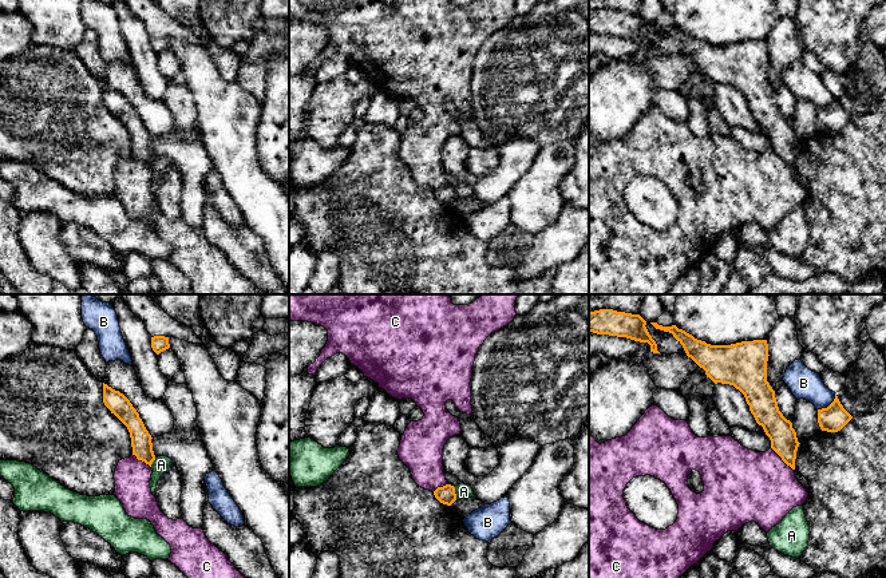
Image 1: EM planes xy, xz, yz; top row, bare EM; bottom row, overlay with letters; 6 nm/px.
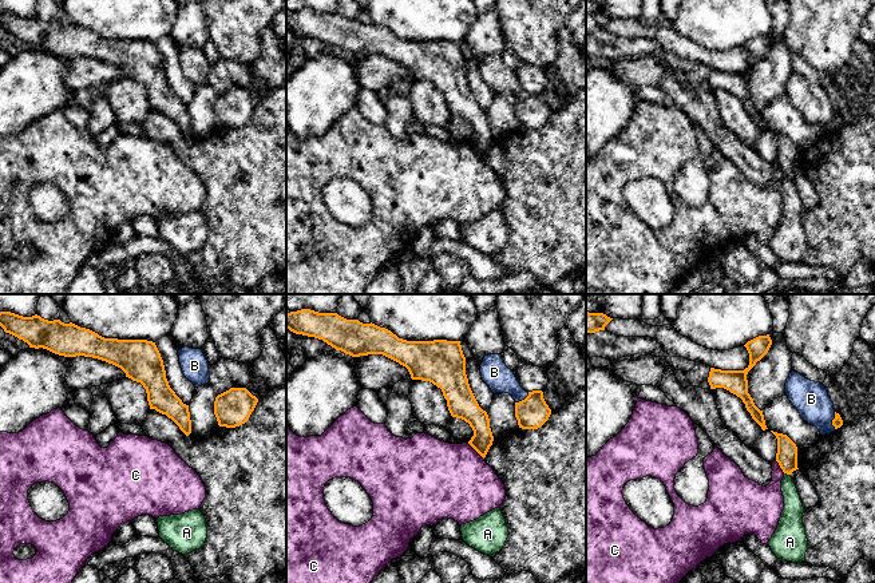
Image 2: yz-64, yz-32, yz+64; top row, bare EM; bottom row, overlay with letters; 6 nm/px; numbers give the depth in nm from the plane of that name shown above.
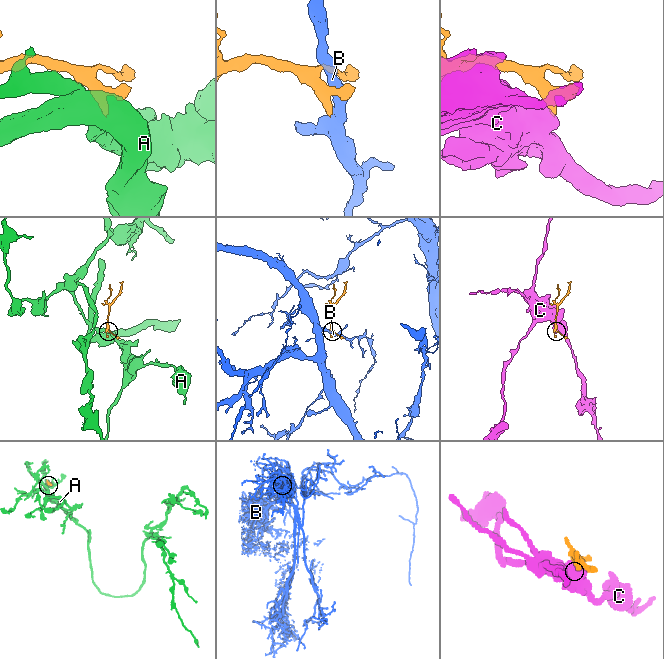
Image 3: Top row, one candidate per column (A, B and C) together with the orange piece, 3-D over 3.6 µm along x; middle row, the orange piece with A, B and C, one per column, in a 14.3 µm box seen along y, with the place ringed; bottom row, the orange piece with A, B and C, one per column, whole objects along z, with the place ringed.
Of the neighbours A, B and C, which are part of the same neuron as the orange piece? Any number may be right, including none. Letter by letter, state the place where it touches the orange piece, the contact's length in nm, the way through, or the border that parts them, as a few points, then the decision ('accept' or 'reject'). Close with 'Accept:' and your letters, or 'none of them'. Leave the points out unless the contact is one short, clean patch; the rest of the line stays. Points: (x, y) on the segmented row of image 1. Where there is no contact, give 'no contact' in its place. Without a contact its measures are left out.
A: xz (454, 493) | 90 nm | along xz (453, 486), (457, 499) | reject
B: yz (830, 404) | 150 nm | along yz (835, 394), (835, 398), (826, 407), (818, 410) | reject
C: yz (782, 459) | 190 nm | along yz (771, 447), (792, 470) | reject
Accept: none of them

